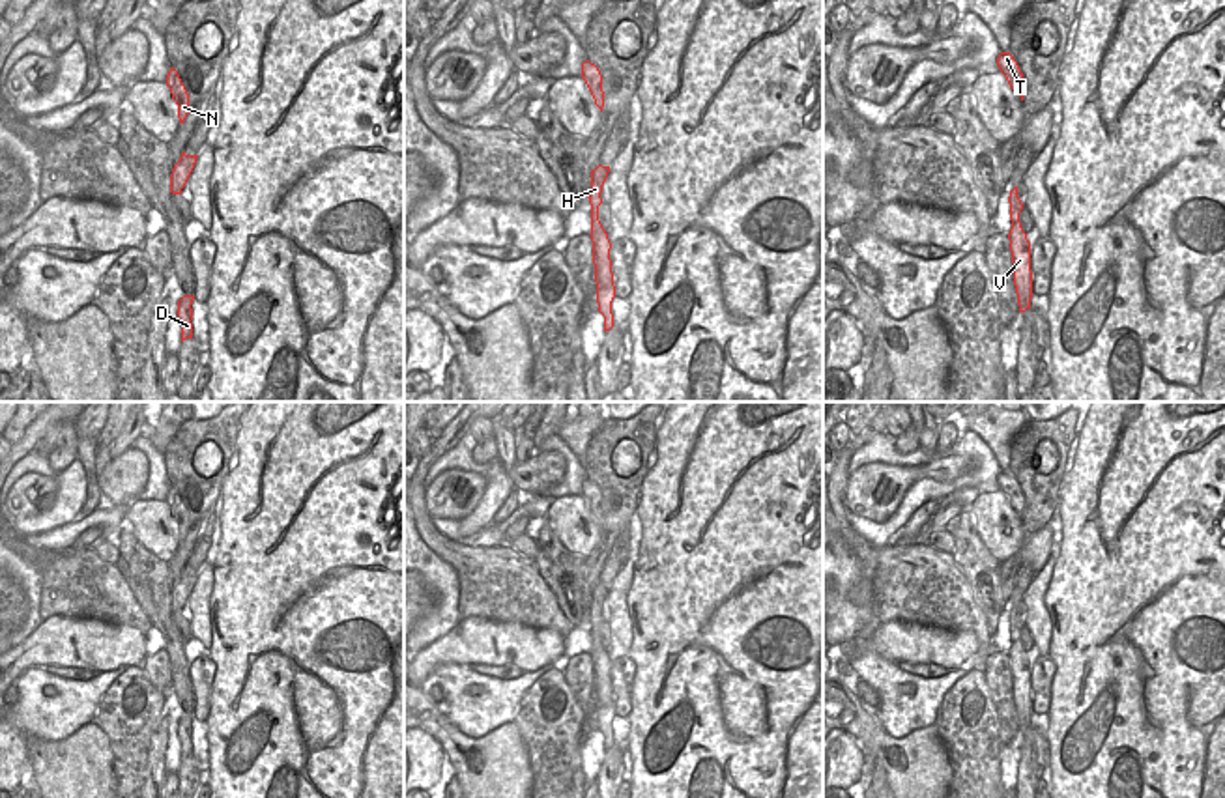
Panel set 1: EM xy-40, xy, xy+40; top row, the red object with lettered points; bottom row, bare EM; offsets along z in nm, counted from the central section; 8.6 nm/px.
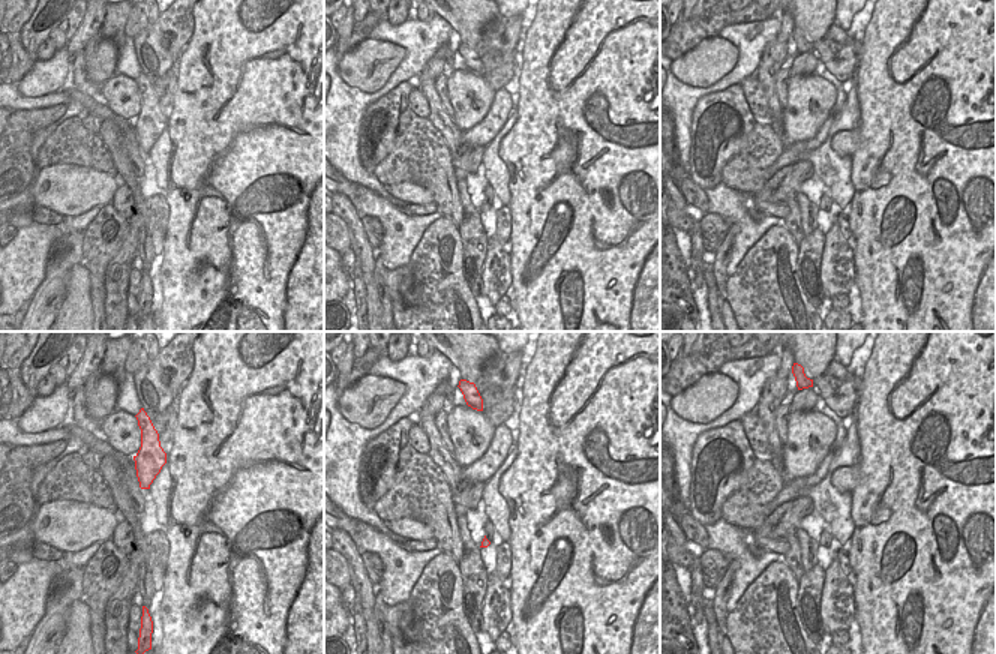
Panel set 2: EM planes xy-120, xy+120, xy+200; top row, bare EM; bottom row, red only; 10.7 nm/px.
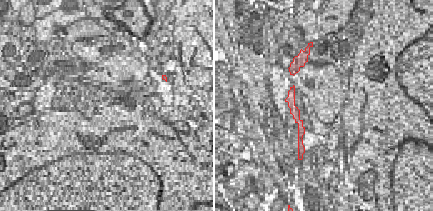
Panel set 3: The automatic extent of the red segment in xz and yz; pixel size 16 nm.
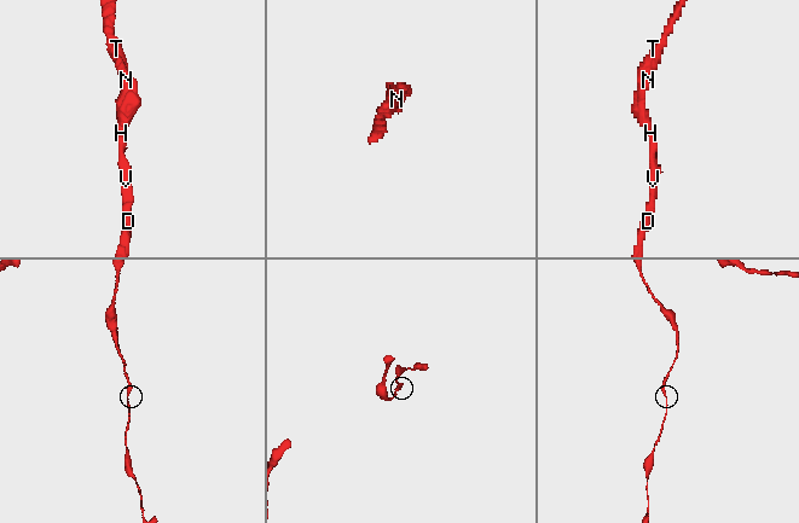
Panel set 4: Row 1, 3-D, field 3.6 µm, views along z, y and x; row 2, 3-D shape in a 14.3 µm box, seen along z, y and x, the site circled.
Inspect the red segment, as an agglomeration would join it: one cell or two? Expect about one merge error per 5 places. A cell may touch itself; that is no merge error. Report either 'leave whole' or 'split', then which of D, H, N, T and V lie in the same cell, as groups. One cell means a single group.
leave whole; D H N T V

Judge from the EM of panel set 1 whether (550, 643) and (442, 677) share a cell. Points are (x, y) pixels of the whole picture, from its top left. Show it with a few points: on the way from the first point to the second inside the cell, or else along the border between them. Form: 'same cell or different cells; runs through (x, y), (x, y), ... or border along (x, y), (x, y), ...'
different cells; border along (470, 664), (440, 664), (427, 677)

